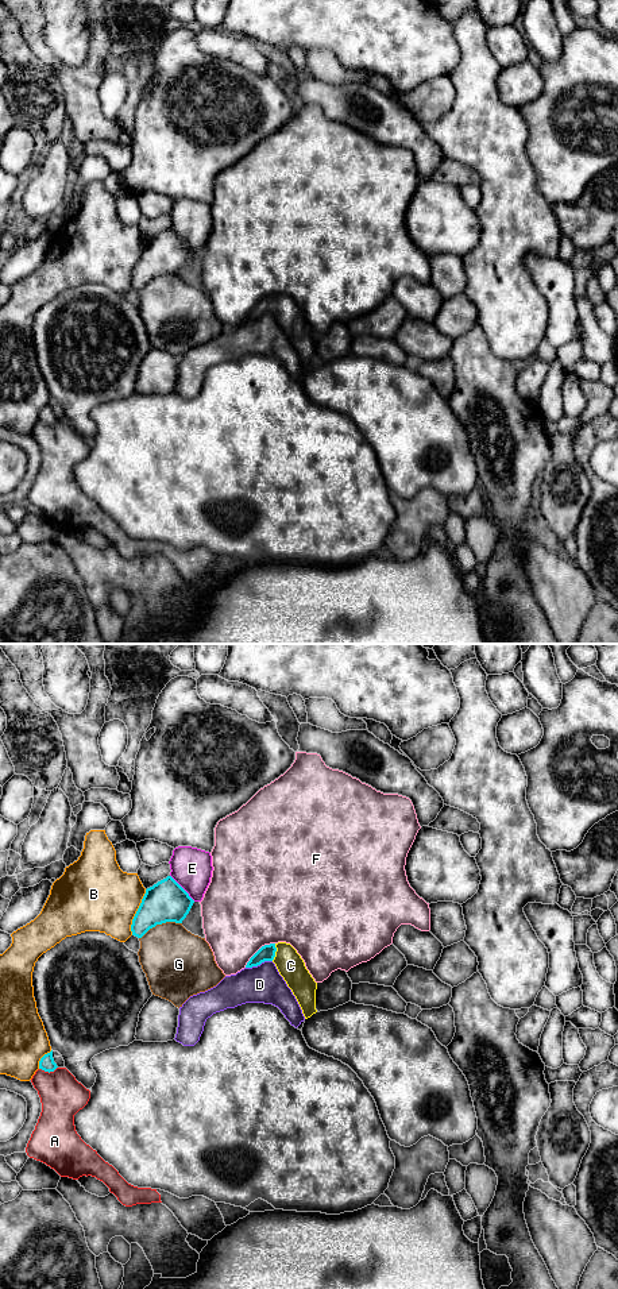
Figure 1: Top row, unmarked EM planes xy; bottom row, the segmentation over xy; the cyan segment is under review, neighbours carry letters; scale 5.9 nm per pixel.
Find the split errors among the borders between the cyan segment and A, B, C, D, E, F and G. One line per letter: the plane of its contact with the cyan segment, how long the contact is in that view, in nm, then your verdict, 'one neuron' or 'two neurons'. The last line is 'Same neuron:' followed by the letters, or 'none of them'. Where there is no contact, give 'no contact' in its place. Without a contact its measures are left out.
A: meets cyan in xy; contact 110 nm long; two neurons
B: meets cyan in xy; contact 280 nm long; two neurons
C: meets cyan in xy; contact 110 nm long; one neuron
D: meets cyan in xy; contact 170 nm long; two neurons
E: meets cyan in xy; contact 220 nm long; two neurons
F: meets cyan in xy; contact 240 nm long; two neurons
G: meets cyan in xy; contact 280 nm long; two neurons
Same neuron: C

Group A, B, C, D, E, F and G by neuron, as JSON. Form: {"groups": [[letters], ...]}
{"groups": [["A"], ["B"], ["C"], ["D"], ["E"], ["F"], ["G"]]}

